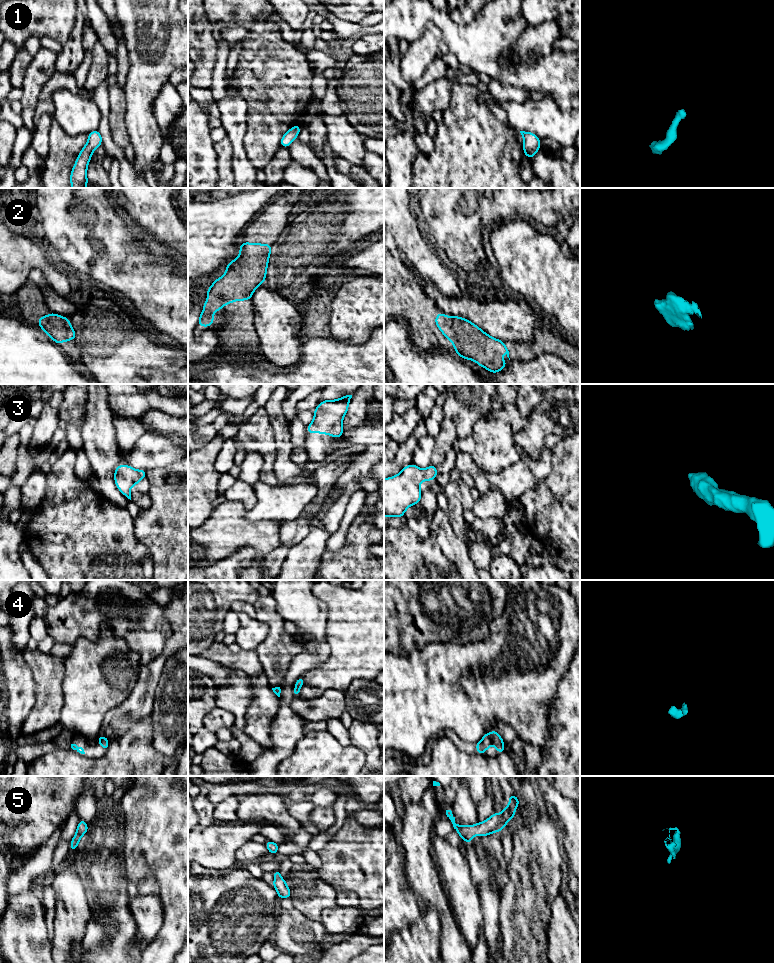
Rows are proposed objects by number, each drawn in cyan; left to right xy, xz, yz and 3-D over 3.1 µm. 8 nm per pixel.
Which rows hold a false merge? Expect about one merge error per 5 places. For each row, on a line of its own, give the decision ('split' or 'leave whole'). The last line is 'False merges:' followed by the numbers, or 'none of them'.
1: leave whole
2: leave whole
3: leave whole
4: leave whole
5: leave whole
False merges: none of them

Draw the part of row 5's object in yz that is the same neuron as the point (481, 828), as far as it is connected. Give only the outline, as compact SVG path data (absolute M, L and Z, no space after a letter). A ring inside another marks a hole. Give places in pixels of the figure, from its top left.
M513 794L508 799L510 804L504 808L501 814L493 813L486 821L478 822L476 825L457 825L451 810L446 810L446 815L452 822L454 829L457 830L460 838L464 839L467 844L471 844L474 835L483 837L491 833L499 832L505 828L506 823L515 817L515 810L519 805L520 799Z

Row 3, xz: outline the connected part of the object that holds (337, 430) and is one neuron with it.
M346 395L338 400L321 401L314 410L314 419L306 431L310 434L323 433L335 438L342 437L342 420L348 411L351 398L352 395Z

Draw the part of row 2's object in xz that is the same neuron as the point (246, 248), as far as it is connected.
M243 242L239 246L241 254L226 266L225 274L214 280L206 290L207 301L203 304L198 325L212 326L214 312L225 304L238 300L250 300L255 289L265 282L271 244Z

